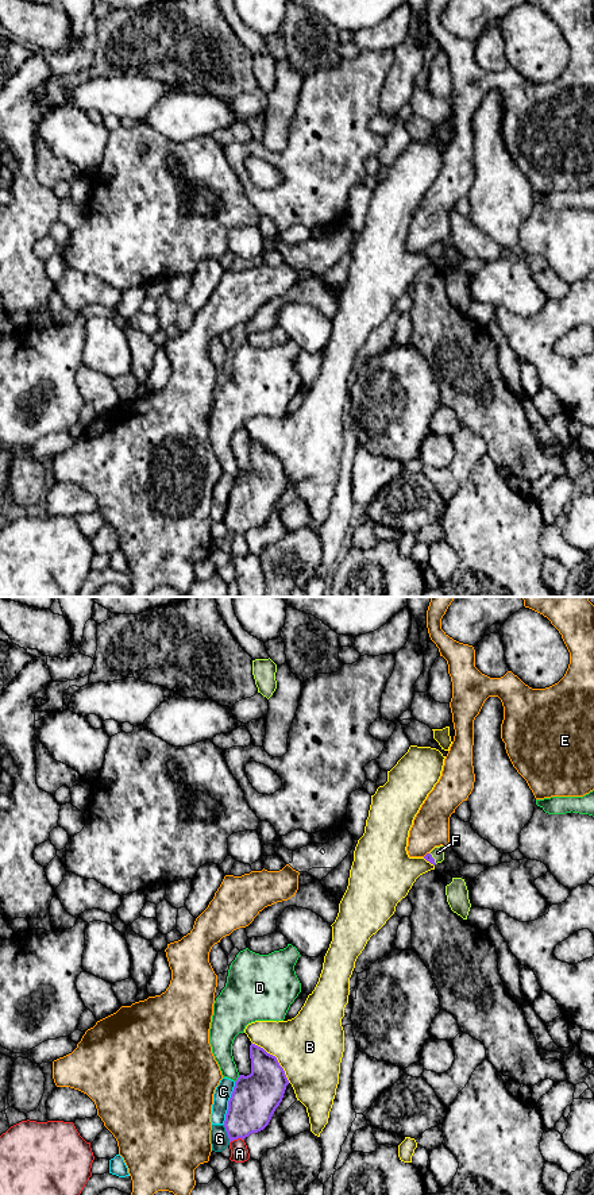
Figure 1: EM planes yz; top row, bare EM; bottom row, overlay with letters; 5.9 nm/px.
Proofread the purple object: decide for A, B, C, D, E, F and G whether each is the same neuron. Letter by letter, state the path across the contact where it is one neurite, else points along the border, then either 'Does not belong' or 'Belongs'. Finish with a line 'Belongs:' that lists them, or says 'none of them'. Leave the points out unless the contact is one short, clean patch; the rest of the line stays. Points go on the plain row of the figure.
A: Does not belong
B: Does not belong
C: Does not belong
D: Does not belong
E: Does not belong
F: Path across: yz (428, 251), (432, 253), (438, 247). Belongs
G: Does not belong
Belongs: F

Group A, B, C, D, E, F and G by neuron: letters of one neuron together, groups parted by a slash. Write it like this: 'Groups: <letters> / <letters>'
Groups: A / B / C / D / E / F / G

